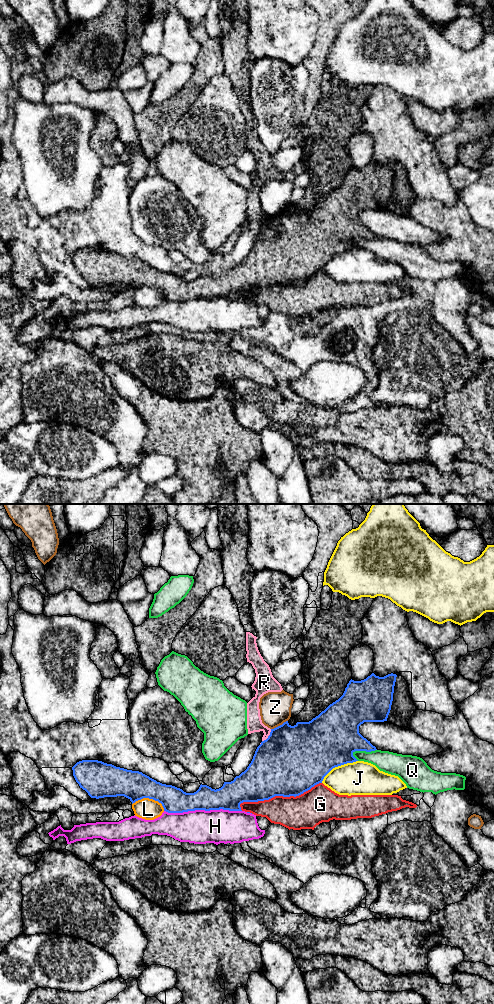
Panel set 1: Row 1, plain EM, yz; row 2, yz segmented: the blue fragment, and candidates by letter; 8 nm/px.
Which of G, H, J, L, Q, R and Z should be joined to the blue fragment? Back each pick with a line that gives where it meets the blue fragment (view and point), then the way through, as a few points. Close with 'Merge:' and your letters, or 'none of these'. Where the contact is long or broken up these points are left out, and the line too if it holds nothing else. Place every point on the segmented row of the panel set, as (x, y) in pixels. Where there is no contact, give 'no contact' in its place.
Merge: none of these

